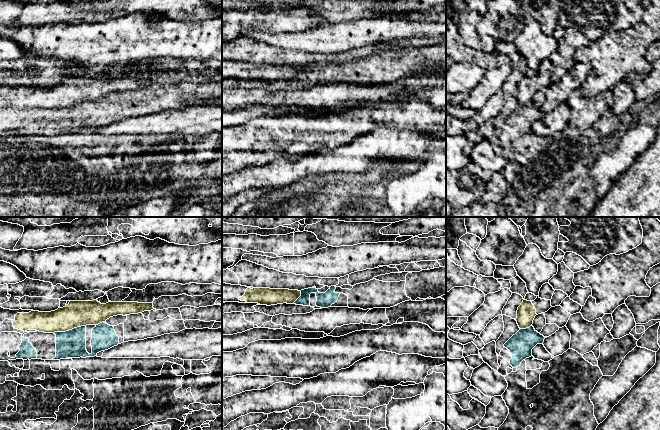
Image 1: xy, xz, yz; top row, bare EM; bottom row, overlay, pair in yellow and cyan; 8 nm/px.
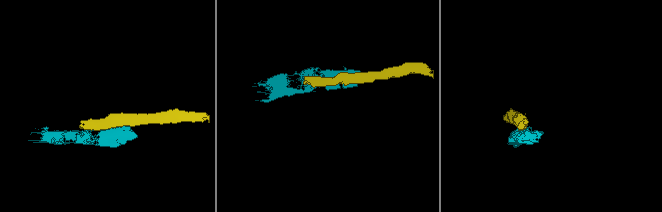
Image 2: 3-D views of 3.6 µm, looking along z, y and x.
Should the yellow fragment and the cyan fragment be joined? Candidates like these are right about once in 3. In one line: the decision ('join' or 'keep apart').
keep apart

